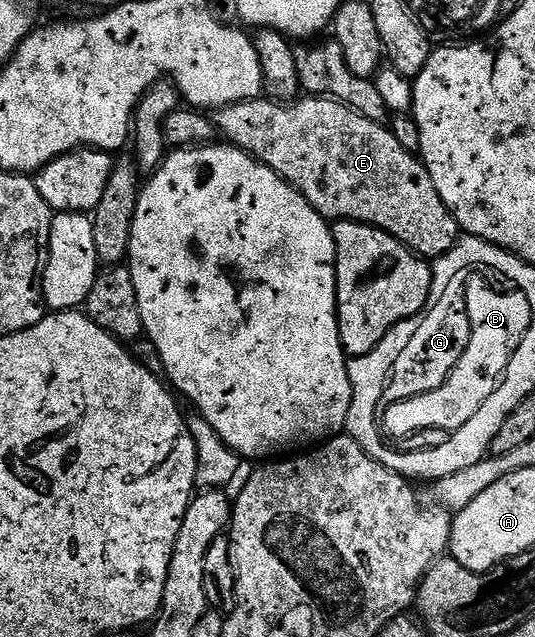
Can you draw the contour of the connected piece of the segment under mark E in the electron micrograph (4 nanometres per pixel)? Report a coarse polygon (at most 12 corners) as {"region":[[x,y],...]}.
{"region":[[238,101],[217,129],[328,222],[424,259],[461,236],[422,160],[340,101]]}

